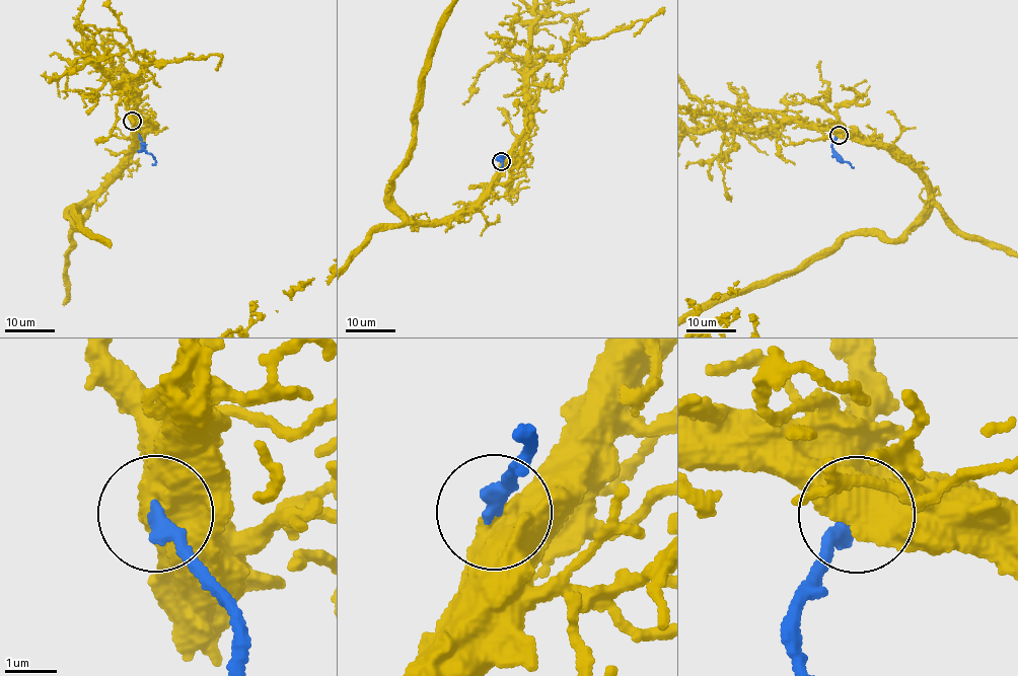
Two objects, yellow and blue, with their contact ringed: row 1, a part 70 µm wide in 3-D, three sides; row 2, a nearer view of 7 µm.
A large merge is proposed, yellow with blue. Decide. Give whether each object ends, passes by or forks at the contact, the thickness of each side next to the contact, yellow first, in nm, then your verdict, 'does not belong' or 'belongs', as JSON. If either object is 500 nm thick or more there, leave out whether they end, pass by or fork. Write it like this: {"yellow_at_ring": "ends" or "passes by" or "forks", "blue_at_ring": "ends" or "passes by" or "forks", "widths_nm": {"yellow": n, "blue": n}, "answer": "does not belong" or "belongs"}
{"widths_nm": {"yellow": 800, "blue": 320}, "answer": "belongs"}

